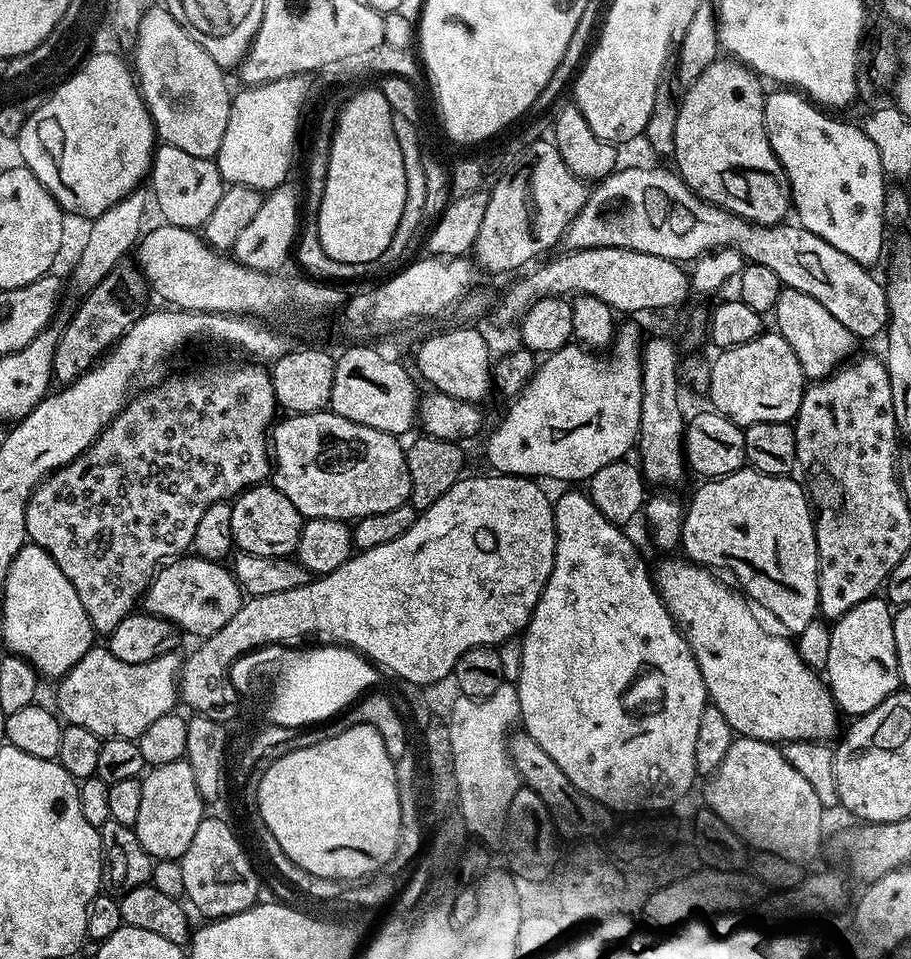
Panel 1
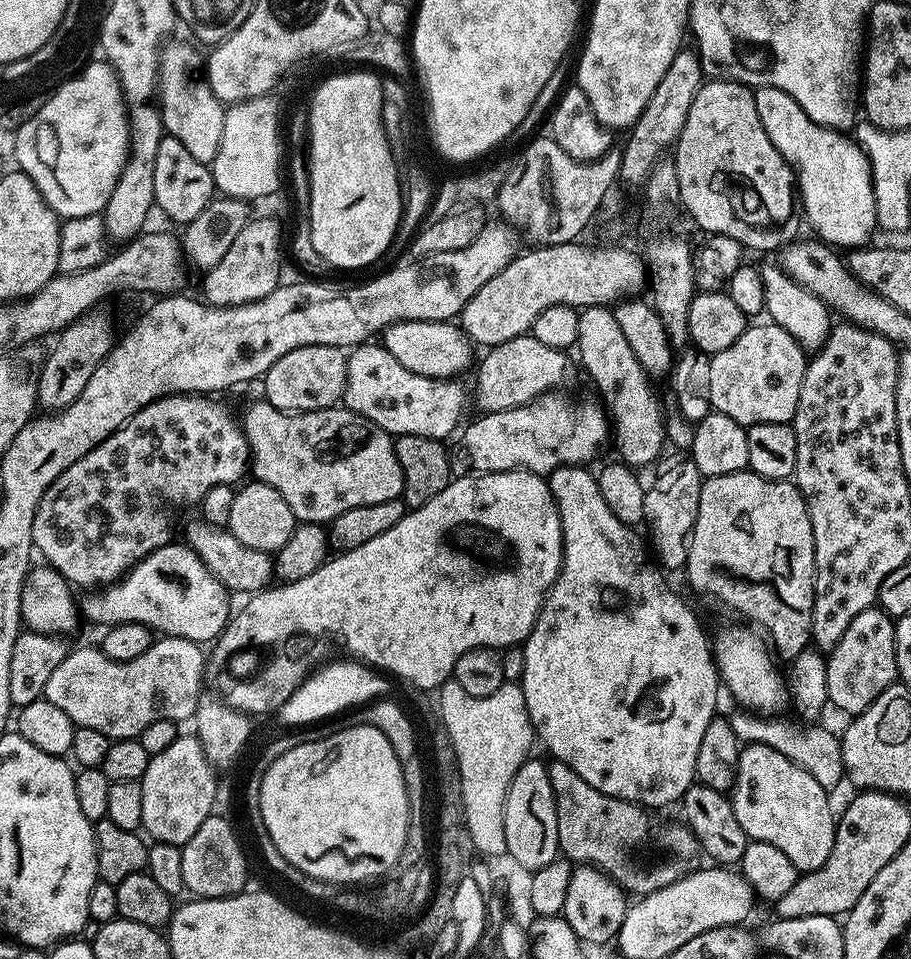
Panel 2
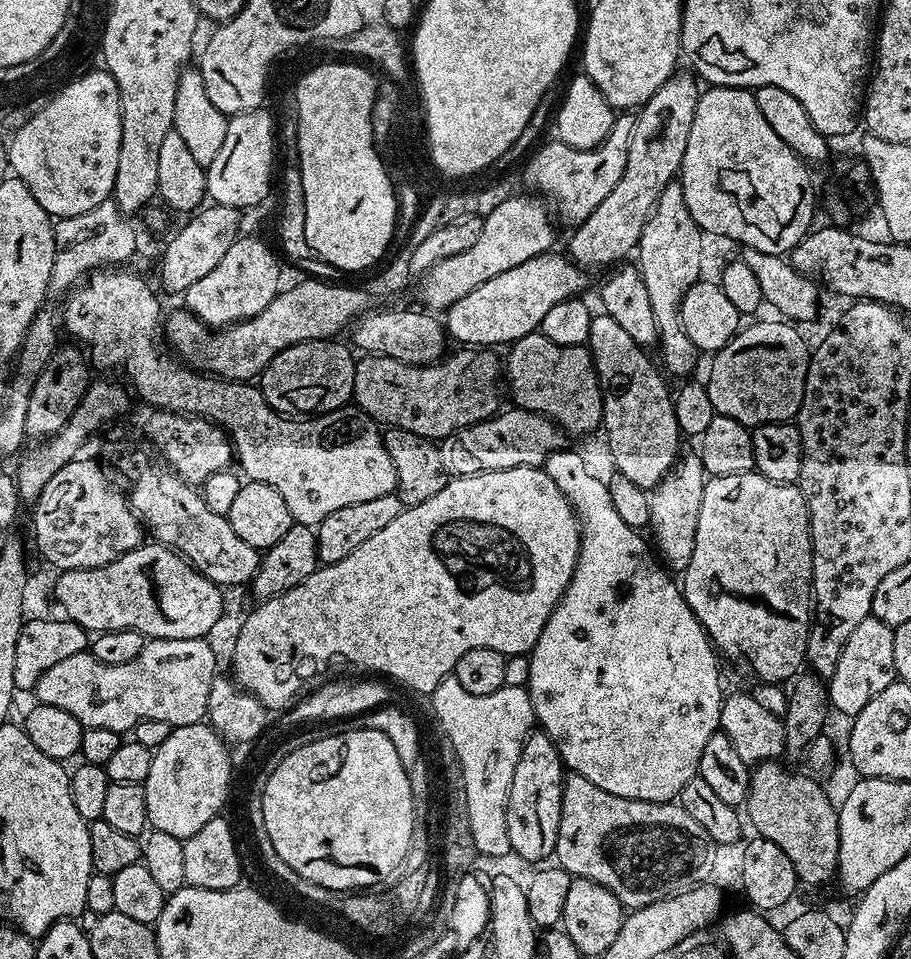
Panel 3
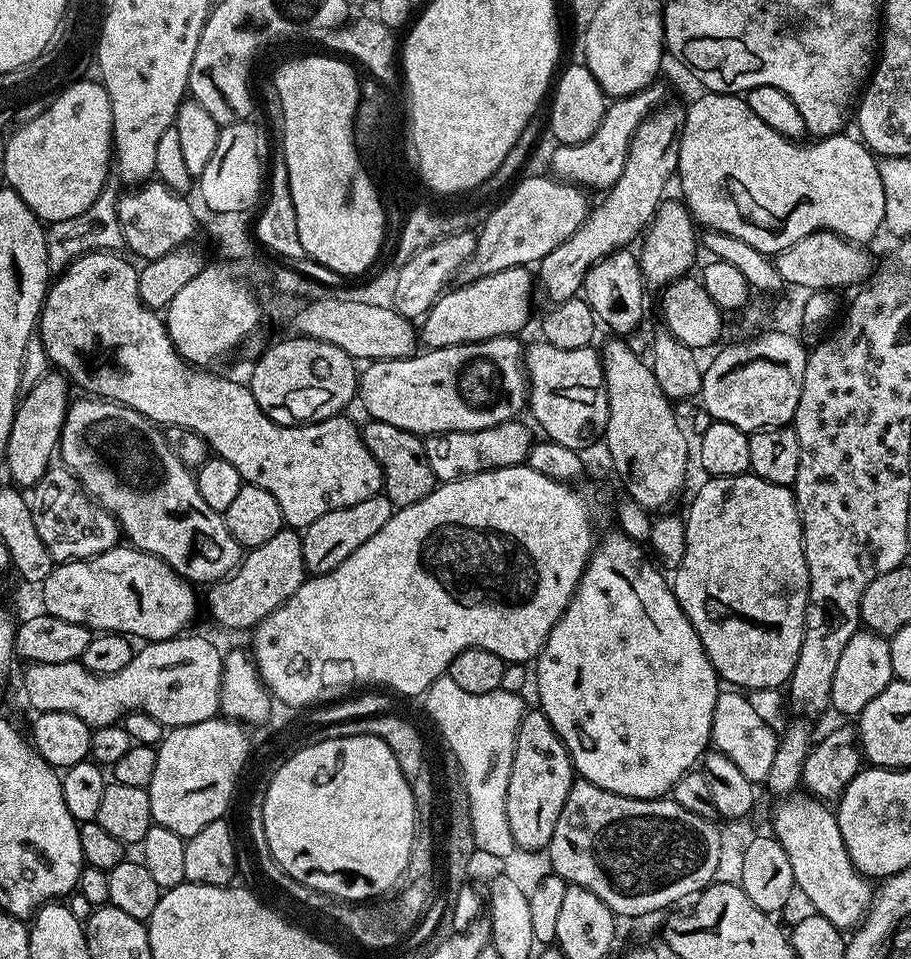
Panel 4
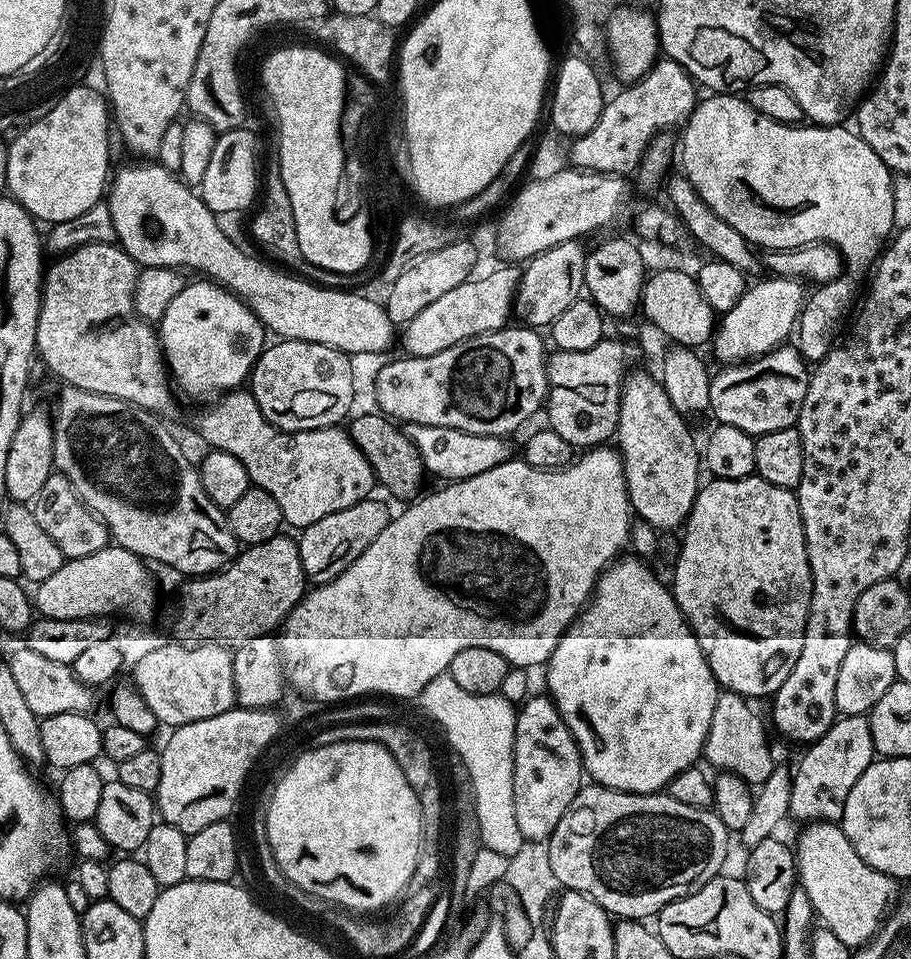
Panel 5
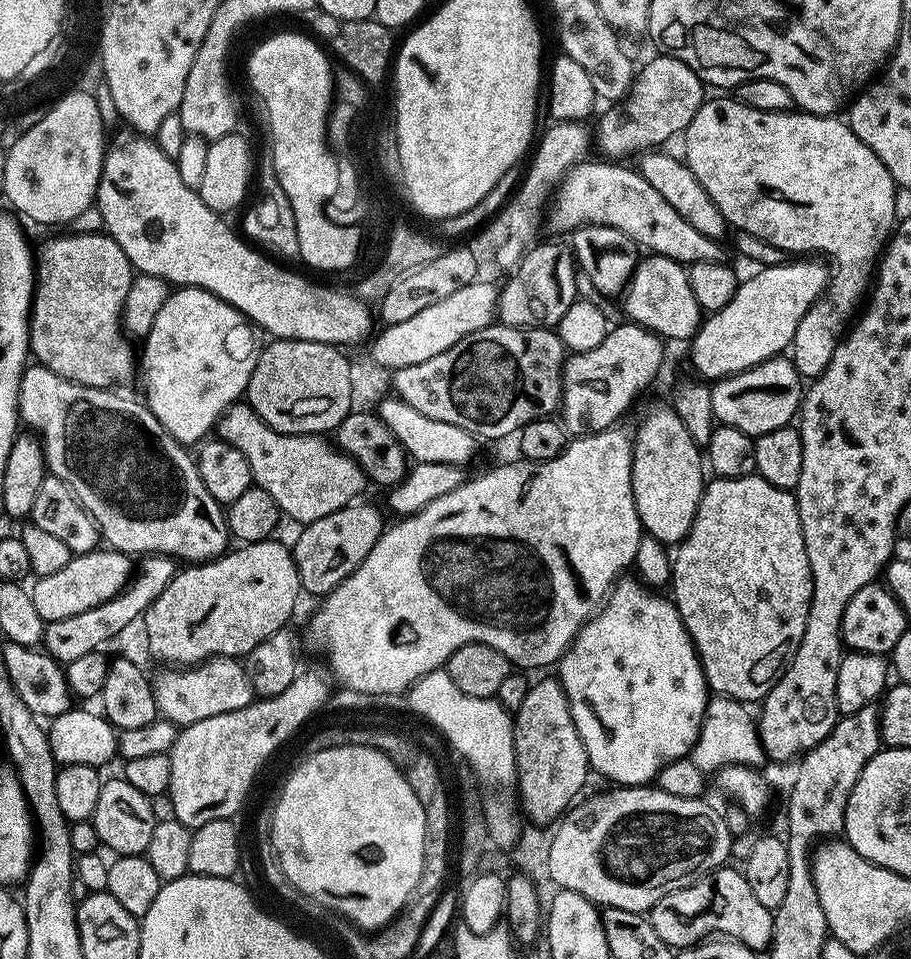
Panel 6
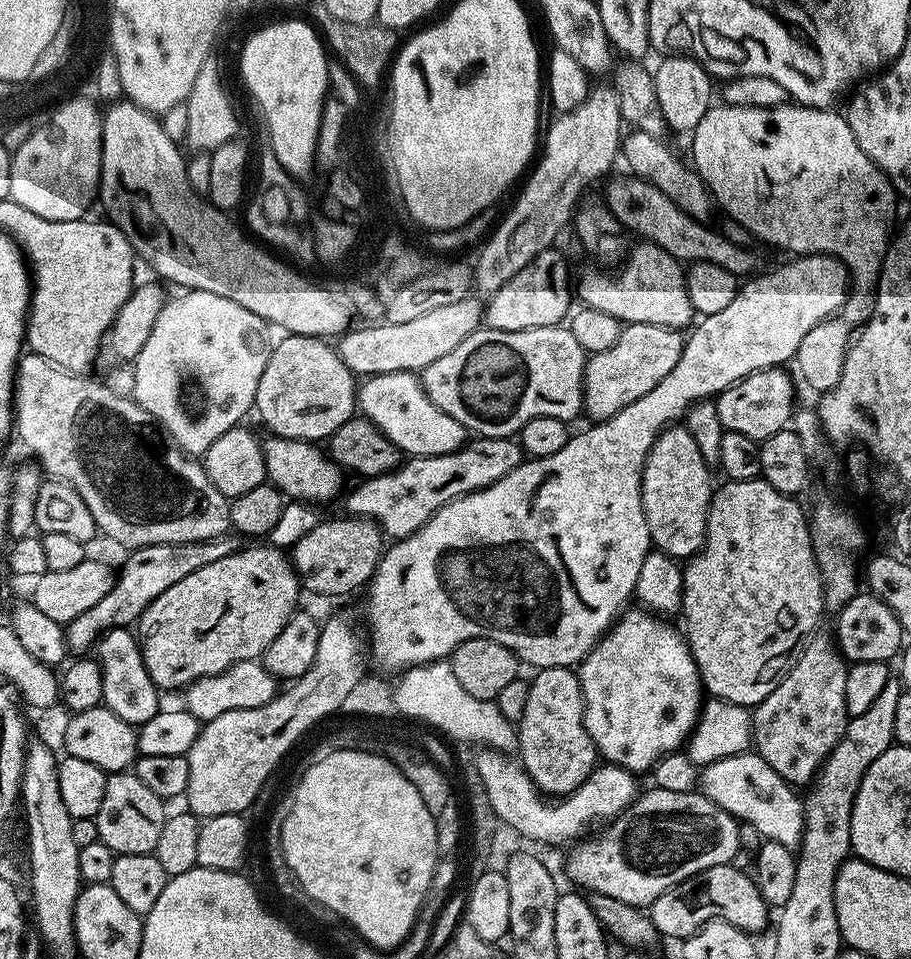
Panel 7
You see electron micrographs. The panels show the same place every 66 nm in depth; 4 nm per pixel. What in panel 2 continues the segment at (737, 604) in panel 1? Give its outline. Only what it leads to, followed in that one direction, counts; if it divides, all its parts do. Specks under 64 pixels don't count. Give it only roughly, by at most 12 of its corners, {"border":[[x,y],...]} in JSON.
{"border":[[748,628],[710,640],[721,685],[741,709],[780,714],[786,676]]}

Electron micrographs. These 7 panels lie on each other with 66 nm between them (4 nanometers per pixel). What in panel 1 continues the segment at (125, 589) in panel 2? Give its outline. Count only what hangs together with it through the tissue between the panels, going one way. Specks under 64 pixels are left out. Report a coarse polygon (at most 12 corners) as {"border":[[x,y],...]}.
{"border":[[195,554],[161,564],[143,611],[213,636],[238,614],[231,567]]}

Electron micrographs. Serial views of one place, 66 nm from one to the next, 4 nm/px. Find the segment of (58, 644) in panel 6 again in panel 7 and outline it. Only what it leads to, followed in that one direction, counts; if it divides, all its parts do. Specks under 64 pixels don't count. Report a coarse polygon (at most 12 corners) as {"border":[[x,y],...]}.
{"border":[[223,535],[131,549],[110,594],[66,625],[89,651],[158,594],[237,551]]}

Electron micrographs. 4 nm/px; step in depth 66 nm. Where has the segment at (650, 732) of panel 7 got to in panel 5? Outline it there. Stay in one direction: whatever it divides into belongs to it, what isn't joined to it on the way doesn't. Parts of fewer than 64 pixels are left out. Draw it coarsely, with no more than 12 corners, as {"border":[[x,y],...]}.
{"border":[[617,559],[546,665],[595,783],[667,789],[722,689]]}

